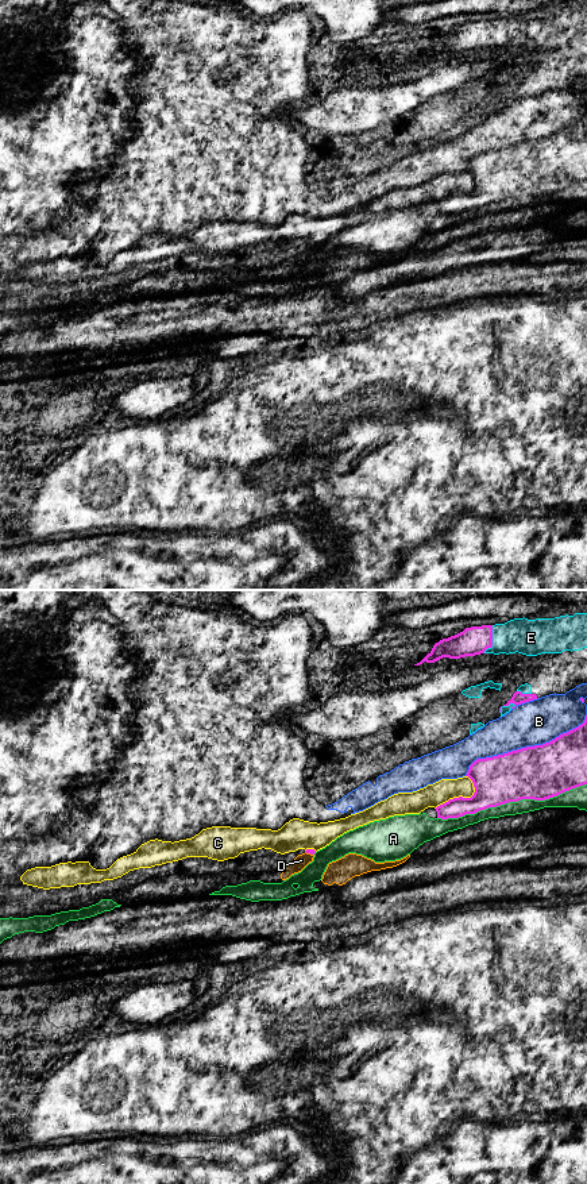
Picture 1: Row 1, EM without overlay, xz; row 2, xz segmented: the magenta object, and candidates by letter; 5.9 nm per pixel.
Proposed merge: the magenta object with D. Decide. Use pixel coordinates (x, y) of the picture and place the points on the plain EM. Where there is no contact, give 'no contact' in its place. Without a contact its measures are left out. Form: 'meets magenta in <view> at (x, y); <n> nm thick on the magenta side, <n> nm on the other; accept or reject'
meets magenta in xz at (309, 247); 30 nm thick on the magenta side, 80 nm on the other; reject

